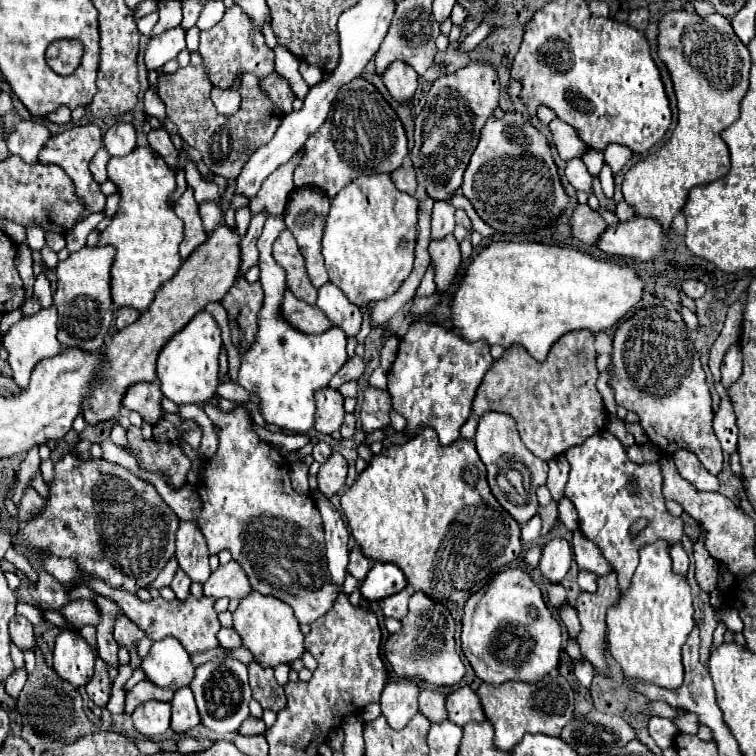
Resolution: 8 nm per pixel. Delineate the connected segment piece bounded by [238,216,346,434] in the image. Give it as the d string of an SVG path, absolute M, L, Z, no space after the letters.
M272 216L266 220L264 230L256 242L258 246L258 268L260 284L264 290L264 304L258 312L258 330L252 346L244 352L242 368L238 374L238 384L248 392L254 392L262 400L262 416L268 424L278 426L286 432L306 434L312 428L316 404L314 392L328 386L328 380L342 368L346 362L346 336L338 326L332 326L322 334L302 334L292 324L280 316L280 304L286 292L286 272L272 258L272 244L286 228L282 216Z

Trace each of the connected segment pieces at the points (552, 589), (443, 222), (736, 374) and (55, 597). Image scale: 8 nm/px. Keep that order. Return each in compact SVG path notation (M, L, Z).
M548 584L548 598L556 610L562 610L562 606L568 602L566 590L560 584Z
M436 202L432 208L432 238L442 240L454 232L454 208L448 202Z
M732 344L726 350L720 372L722 372L722 386L724 388L730 388L740 378L740 374L742 374L742 352L740 352L738 344Z
M34 568L40 574L38 580L38 600L42 608L52 608L52 610L60 610L64 604L68 604L66 592L70 588L60 588L60 584L56 584L56 580L52 580L50 576L44 576L44 572L40 572L40 568Z

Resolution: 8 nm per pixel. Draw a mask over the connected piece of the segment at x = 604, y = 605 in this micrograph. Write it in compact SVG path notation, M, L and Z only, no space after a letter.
M611 571L604 576L604 580L602 578L598 580L598 592L594 594L582 592L578 598L578 618L582 624L582 632L578 634L578 644L584 658L600 672L606 668L604 616L606 616L606 610L616 602L618 594L620 594L618 580L614 571Z

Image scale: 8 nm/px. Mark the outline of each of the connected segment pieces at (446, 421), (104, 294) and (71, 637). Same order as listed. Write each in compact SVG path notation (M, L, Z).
M416 320L410 324L392 370L388 372L388 392L392 406L408 420L408 430L424 424L436 430L442 446L460 438L460 426L472 412L472 400L484 374L492 366L490 346L484 340L468 342L452 330Z
M82 248L68 256L68 260L56 266L56 292L54 308L58 312L58 342L62 348L78 348L82 352L98 352L104 346L104 338L114 318L112 296L110 296L110 266L112 266L112 248Z
M62 630L56 638L54 646L54 670L66 682L84 686L90 682L94 674L94 652L88 642L80 636L80 632Z

